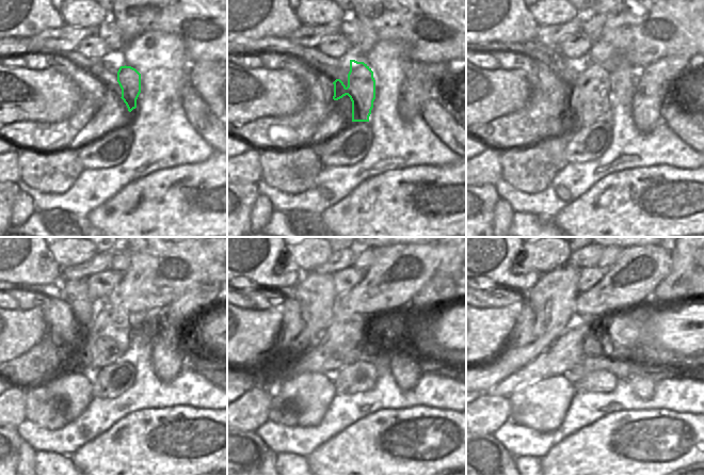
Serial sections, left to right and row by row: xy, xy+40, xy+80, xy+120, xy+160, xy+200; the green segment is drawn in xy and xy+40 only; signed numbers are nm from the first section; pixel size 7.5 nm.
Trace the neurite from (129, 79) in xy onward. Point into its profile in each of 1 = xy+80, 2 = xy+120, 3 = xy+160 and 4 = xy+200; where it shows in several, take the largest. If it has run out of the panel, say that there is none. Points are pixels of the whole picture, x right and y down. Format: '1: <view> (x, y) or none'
1: xy+80 (587, 99)
2: xy+120 (109, 336)
3: xy+160 (341, 344)
4: xy+200 (569, 350)

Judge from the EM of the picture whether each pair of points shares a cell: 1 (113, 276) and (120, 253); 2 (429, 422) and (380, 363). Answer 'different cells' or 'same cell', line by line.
1: different cells
2: different cells

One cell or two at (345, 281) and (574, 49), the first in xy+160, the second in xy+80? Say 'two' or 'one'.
one

